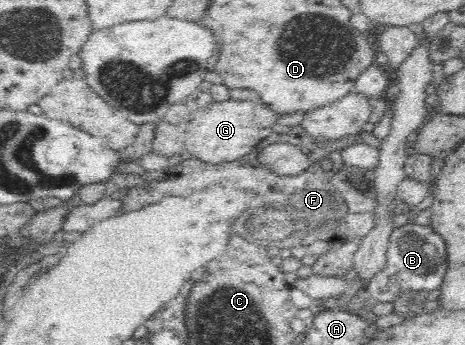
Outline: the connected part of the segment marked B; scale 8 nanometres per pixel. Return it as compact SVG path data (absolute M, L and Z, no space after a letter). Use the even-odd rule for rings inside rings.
M412 219L398 228L394 228L387 247L385 267L371 277L366 286L366 297L374 303L392 302L402 293L415 290L433 291L443 283L447 271L447 248L441 234L433 226L418 225Z

